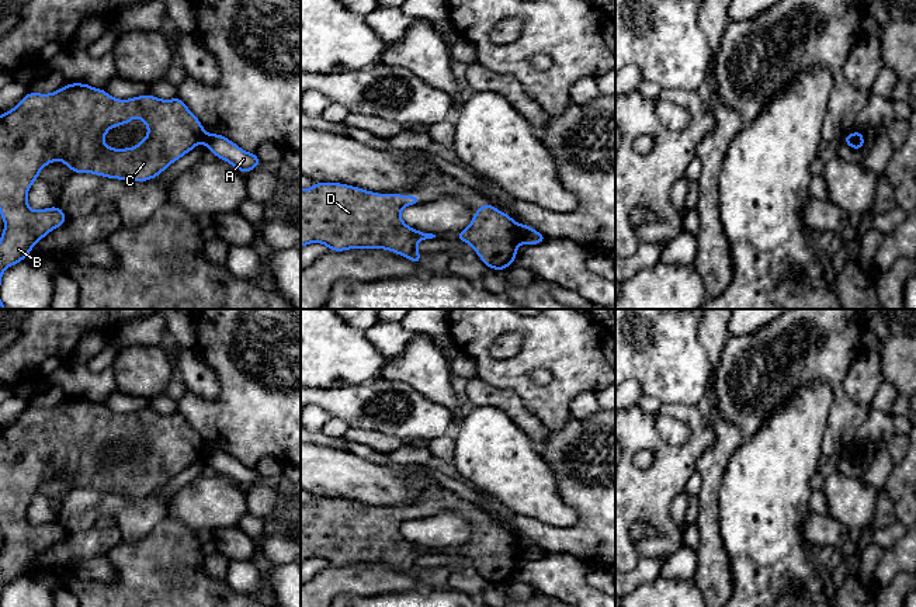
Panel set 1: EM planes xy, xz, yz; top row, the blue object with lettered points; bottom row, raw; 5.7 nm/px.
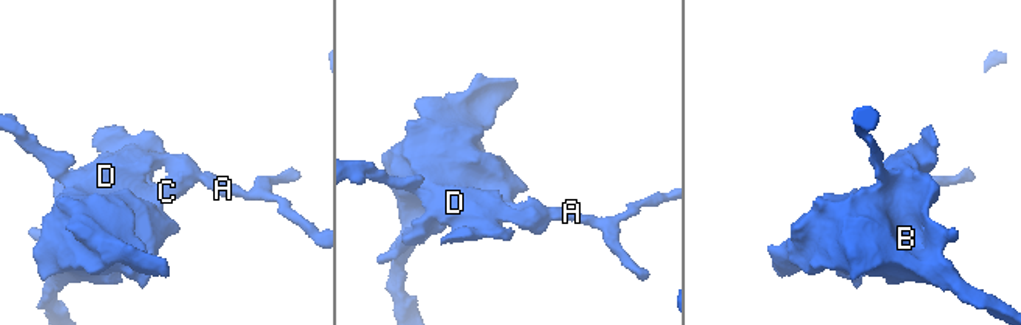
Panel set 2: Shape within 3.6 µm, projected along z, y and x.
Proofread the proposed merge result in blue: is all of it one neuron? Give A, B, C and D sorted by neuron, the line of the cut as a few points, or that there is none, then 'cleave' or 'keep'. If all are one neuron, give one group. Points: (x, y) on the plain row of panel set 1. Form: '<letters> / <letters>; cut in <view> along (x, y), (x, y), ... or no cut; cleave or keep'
A / B C D; cut in xz along (517, 540), (521, 557); cleave

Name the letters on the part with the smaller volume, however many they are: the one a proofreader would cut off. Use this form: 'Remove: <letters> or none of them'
Remove: B, C, D

